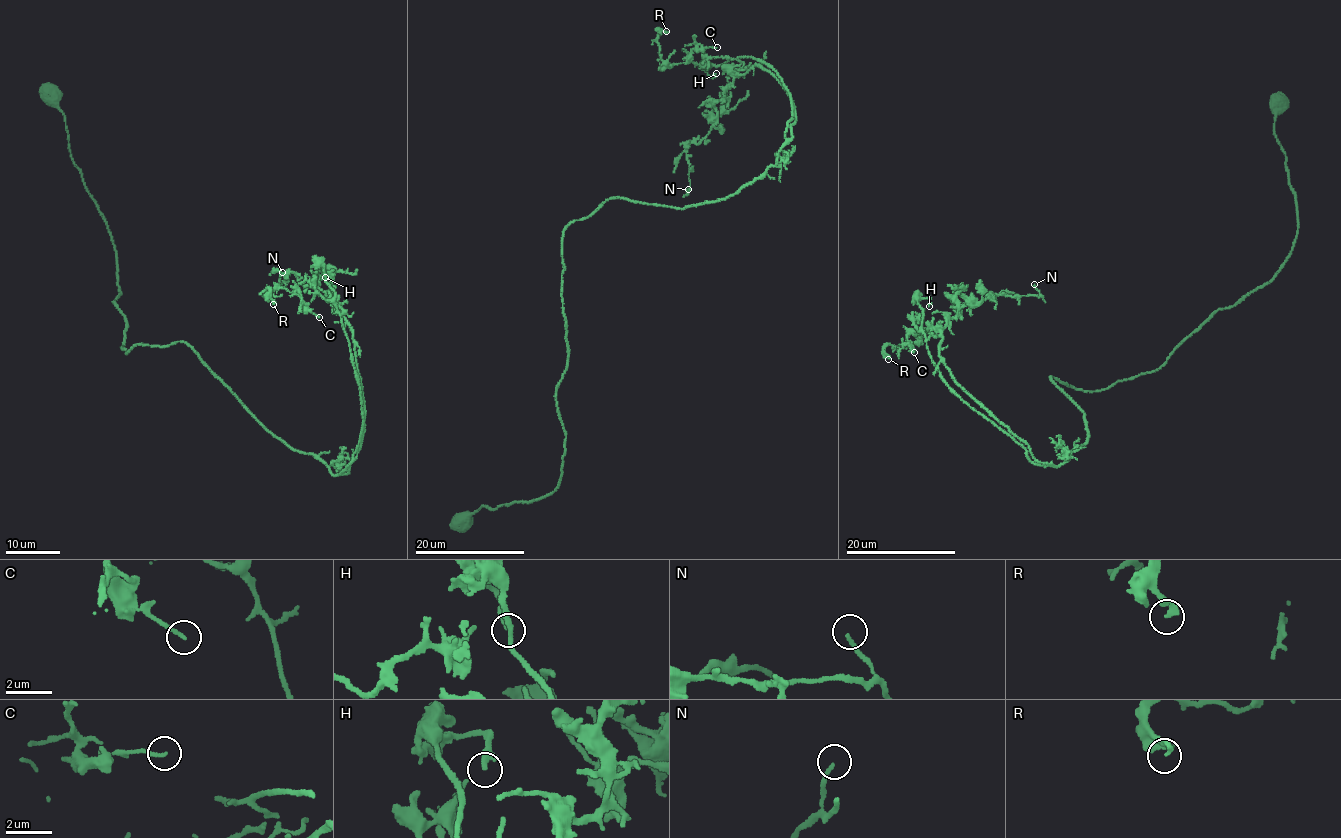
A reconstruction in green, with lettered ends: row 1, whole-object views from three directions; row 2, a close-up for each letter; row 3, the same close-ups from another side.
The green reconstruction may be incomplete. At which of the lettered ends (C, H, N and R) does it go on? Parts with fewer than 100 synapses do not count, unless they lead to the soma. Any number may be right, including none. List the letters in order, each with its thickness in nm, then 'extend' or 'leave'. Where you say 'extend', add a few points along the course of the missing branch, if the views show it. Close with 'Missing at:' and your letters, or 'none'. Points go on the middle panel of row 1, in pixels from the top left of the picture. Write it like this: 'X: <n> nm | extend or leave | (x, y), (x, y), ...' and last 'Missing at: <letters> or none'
C: 130 nm | leave
H: 320 nm | leave
N: 150 nm | leave
R: 200 nm | leave
Missing at: none

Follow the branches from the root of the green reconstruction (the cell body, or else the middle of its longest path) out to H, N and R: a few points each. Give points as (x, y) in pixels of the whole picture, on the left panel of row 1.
H: (52, 94), (114, 245), (120, 347), (189, 344), (264, 427), (335, 475), (363, 418), (320, 265), (325, 277)
N: (52, 94), (114, 245), (120, 347), (189, 344), (340, 474), (365, 424), (353, 330), (282, 272)
R: (52, 94), (120, 347), (189, 344), (340, 474), (363, 418), (340, 314), (307, 281), (273, 304)

